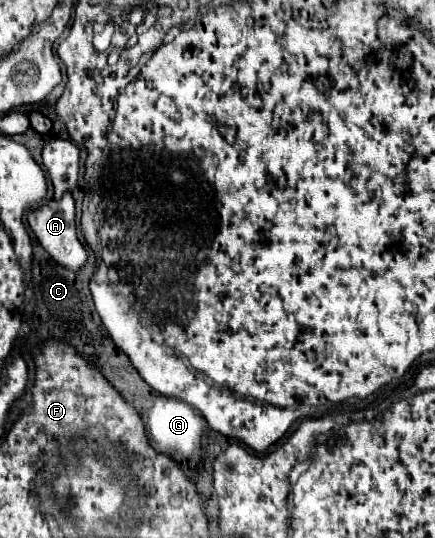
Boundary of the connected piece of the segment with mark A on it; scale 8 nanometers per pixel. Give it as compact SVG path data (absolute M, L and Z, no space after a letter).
M65 194L59 202L51 200L49 204L41 206L39 210L29 212L27 220L29 220L29 226L35 234L35 238L39 240L39 244L51 254L51 258L59 266L63 266L71 272L79 272L87 264L87 250L77 238L77 214L75 214L75 200L71 194Z

